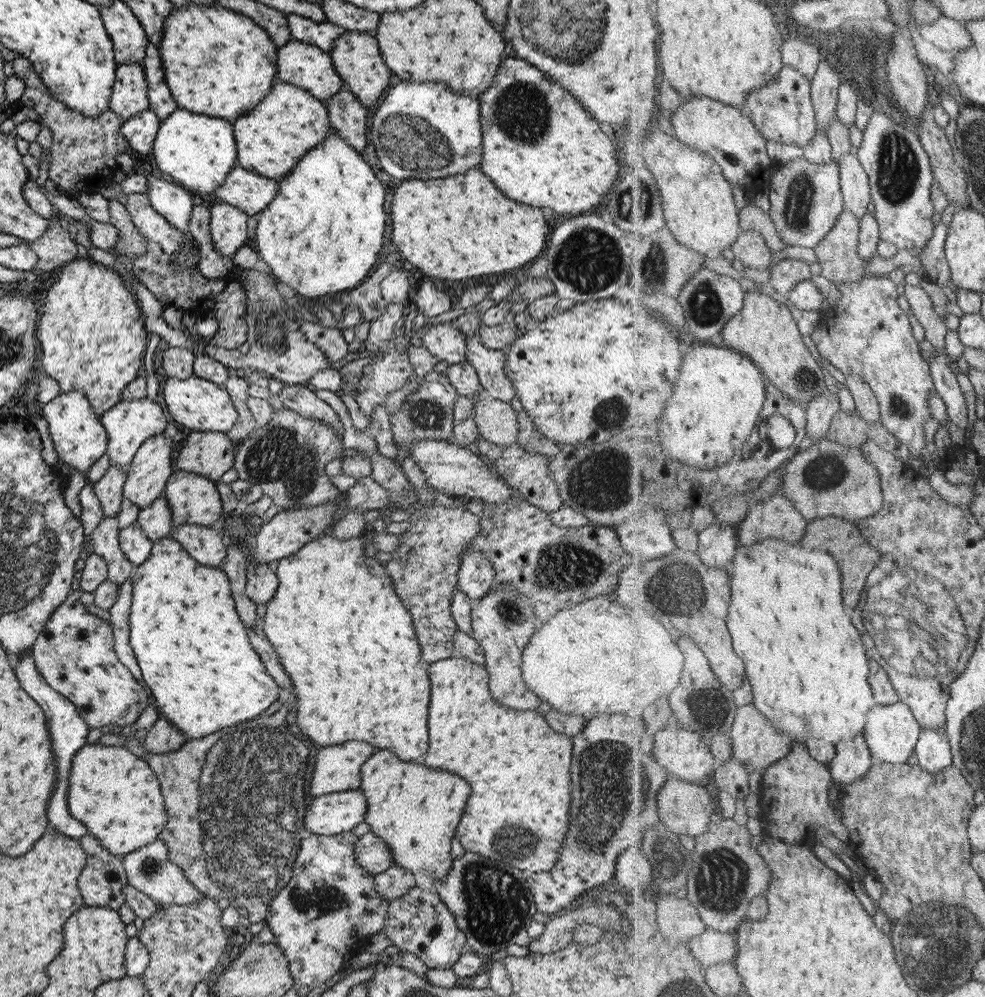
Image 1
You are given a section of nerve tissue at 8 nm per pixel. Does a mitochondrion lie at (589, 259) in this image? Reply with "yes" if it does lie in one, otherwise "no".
yes

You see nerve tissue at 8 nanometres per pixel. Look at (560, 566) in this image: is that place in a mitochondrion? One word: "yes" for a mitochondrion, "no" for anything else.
yes

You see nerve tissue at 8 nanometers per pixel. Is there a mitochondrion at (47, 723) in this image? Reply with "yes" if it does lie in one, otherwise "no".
no

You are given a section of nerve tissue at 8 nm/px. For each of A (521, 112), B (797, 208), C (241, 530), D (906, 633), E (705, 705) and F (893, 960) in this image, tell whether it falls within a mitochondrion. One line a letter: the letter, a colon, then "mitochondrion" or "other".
A: mitochondrion
B: mitochondrion
C: mitochondrion
D: mitochondrion
E: mitochondrion
F: mitochondrion

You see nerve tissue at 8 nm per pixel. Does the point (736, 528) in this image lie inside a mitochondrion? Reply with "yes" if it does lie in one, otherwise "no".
no

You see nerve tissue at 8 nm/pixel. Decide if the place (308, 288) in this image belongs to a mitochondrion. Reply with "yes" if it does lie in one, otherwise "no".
no

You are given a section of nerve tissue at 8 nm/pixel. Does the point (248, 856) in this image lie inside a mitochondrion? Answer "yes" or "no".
yes

